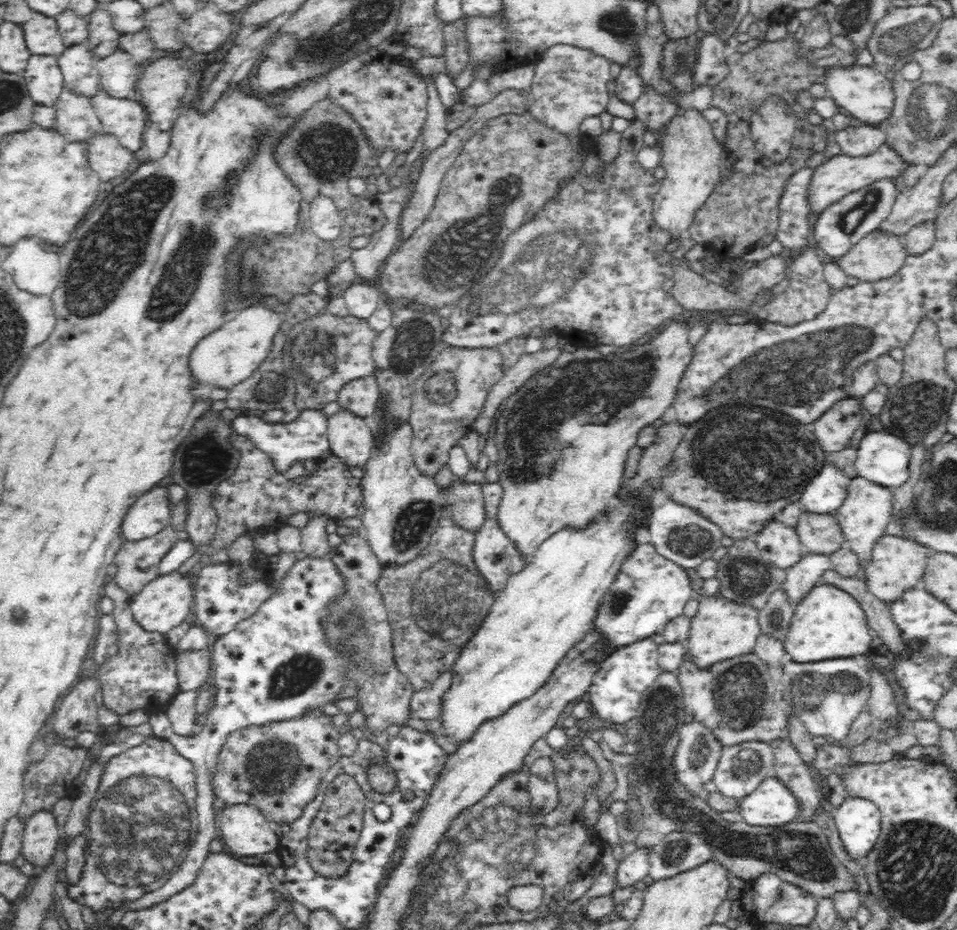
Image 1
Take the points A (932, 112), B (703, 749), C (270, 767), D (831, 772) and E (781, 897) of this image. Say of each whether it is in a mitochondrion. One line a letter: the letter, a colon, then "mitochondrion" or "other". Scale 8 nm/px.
A: mitochondrion
B: mitochondrion
C: mitochondrion
D: other
E: mitochondrion

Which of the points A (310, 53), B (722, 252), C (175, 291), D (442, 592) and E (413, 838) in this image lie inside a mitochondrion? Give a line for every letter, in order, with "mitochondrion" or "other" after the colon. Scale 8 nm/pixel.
A: mitochondrion
B: other
C: mitochondrion
D: mitochondrion
E: other

